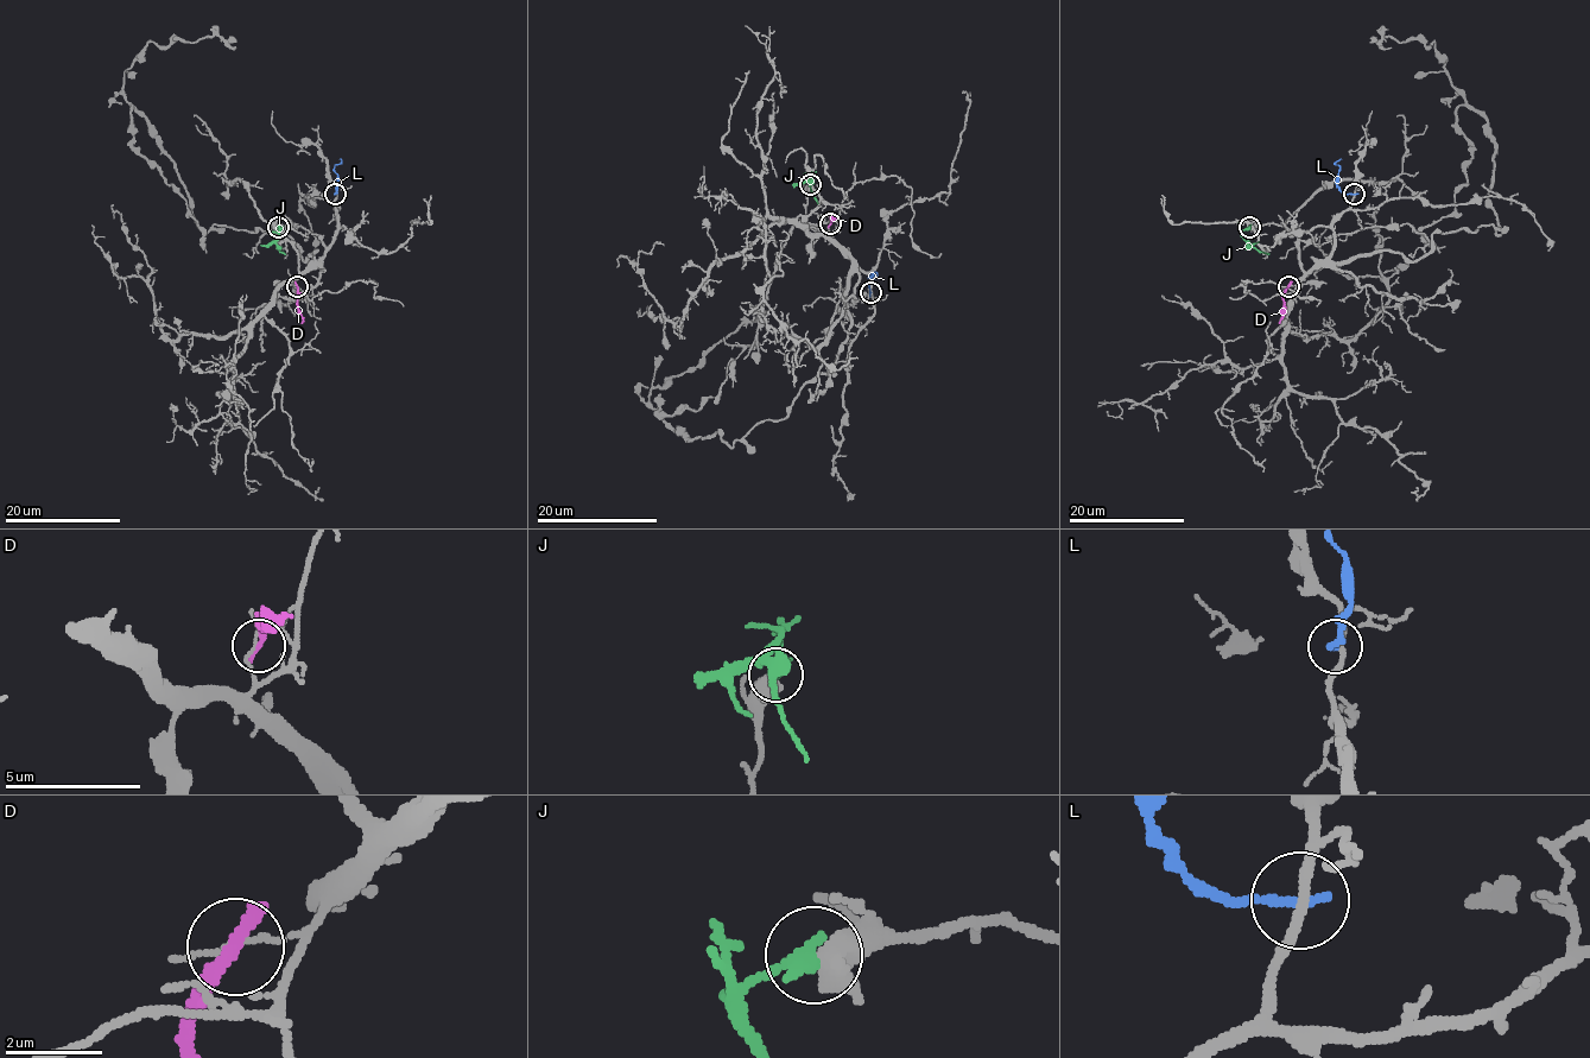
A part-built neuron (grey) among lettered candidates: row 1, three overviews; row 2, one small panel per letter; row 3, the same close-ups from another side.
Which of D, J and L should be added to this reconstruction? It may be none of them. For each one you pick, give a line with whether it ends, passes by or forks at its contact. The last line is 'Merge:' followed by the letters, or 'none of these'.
Merge: none of these

